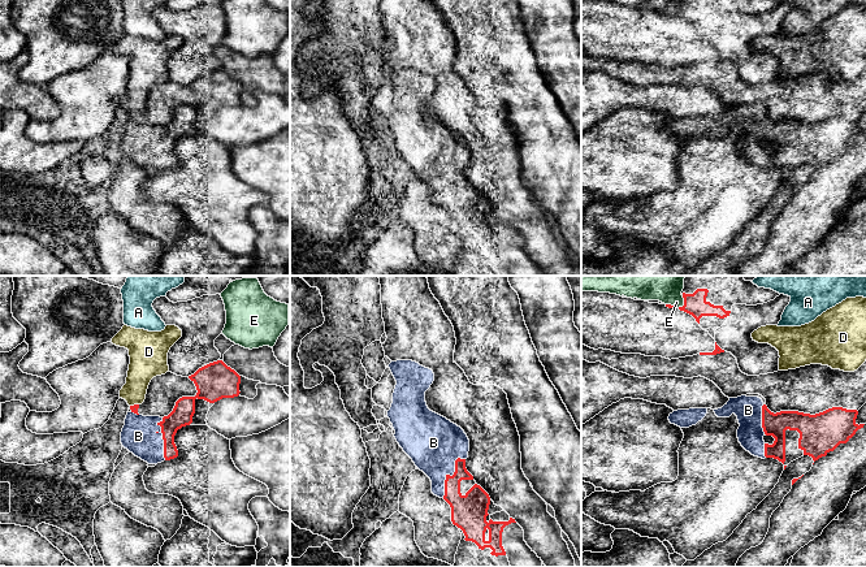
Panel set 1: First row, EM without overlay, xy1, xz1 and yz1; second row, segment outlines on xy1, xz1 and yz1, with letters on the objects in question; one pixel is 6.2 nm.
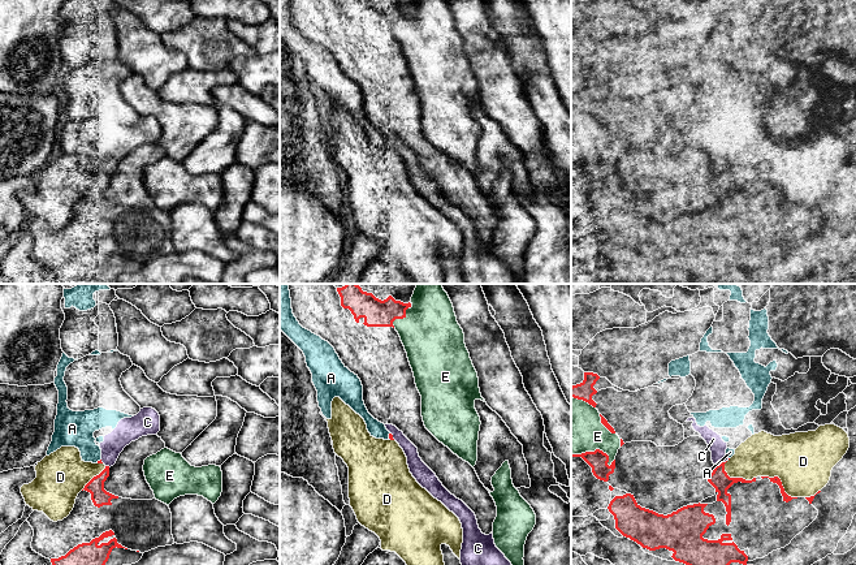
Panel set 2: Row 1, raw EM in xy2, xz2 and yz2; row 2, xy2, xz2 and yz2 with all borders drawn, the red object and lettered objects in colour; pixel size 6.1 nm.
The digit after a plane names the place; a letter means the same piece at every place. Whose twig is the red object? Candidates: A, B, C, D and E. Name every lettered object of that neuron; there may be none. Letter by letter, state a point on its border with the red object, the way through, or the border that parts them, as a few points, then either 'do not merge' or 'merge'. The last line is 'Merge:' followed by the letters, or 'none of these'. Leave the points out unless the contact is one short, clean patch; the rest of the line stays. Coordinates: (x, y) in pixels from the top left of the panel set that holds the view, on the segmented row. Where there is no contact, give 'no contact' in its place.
A: meets red in xz2 at (389, 436); do not merge
B: meets red in xz1 at (449, 475); merge
C: meets red in yz2 at (722, 462); do not merge
D: meets red in yz2 at (736, 478); do not merge
E: meets red in yz2 at (595, 451); do not merge
Merge: B

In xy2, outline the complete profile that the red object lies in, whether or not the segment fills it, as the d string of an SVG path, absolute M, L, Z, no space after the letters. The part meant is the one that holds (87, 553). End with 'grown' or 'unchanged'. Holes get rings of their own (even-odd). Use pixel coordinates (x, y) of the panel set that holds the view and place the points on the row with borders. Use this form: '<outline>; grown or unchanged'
M112 530L105 531L90 543L78 544L65 556L51 558L51 562L52 565L131 565L142 558L143 553L122 547L116 538L98 544L112 535L114 535Z; grown

